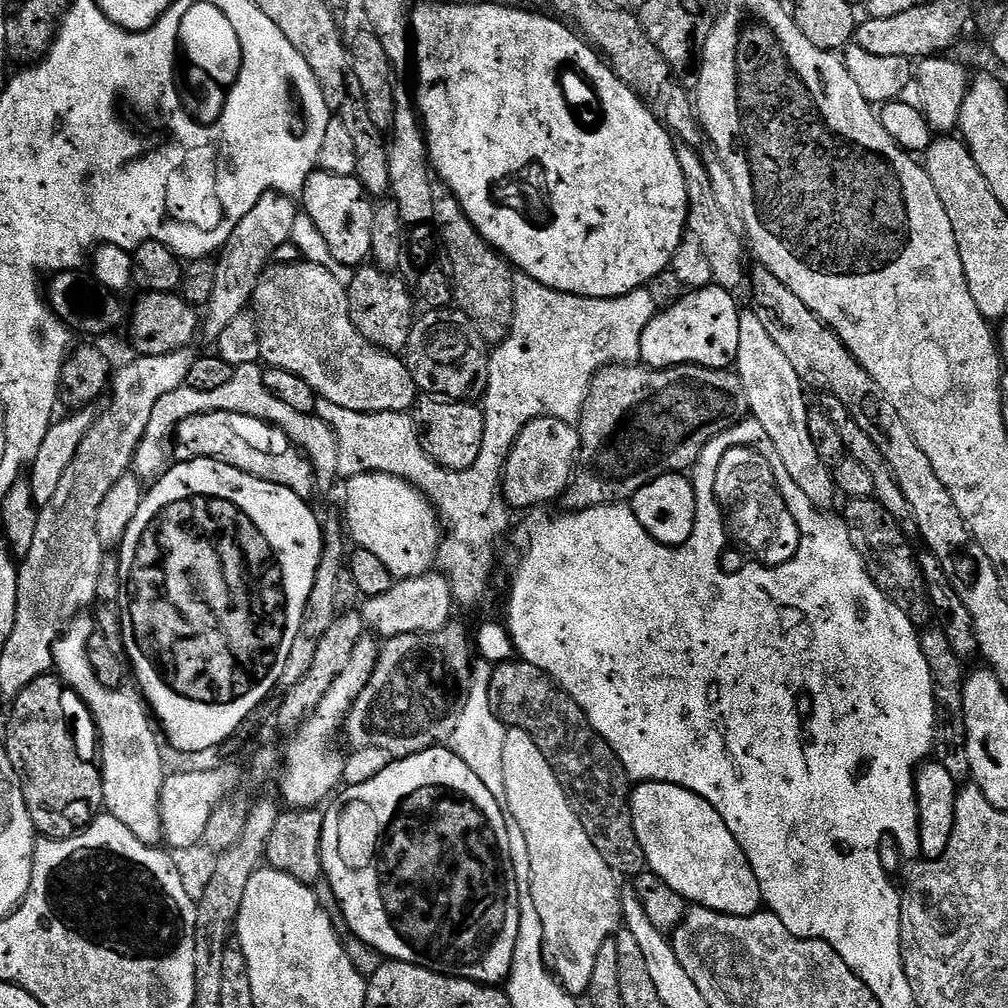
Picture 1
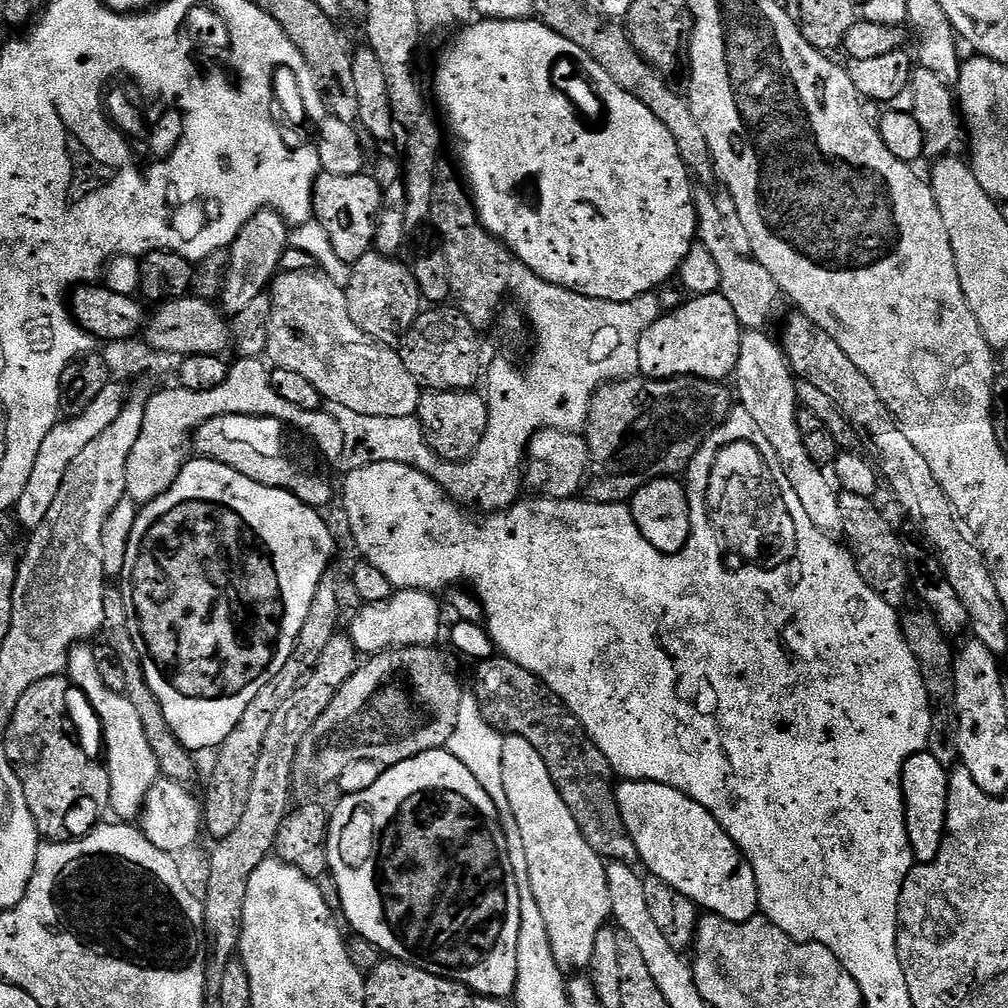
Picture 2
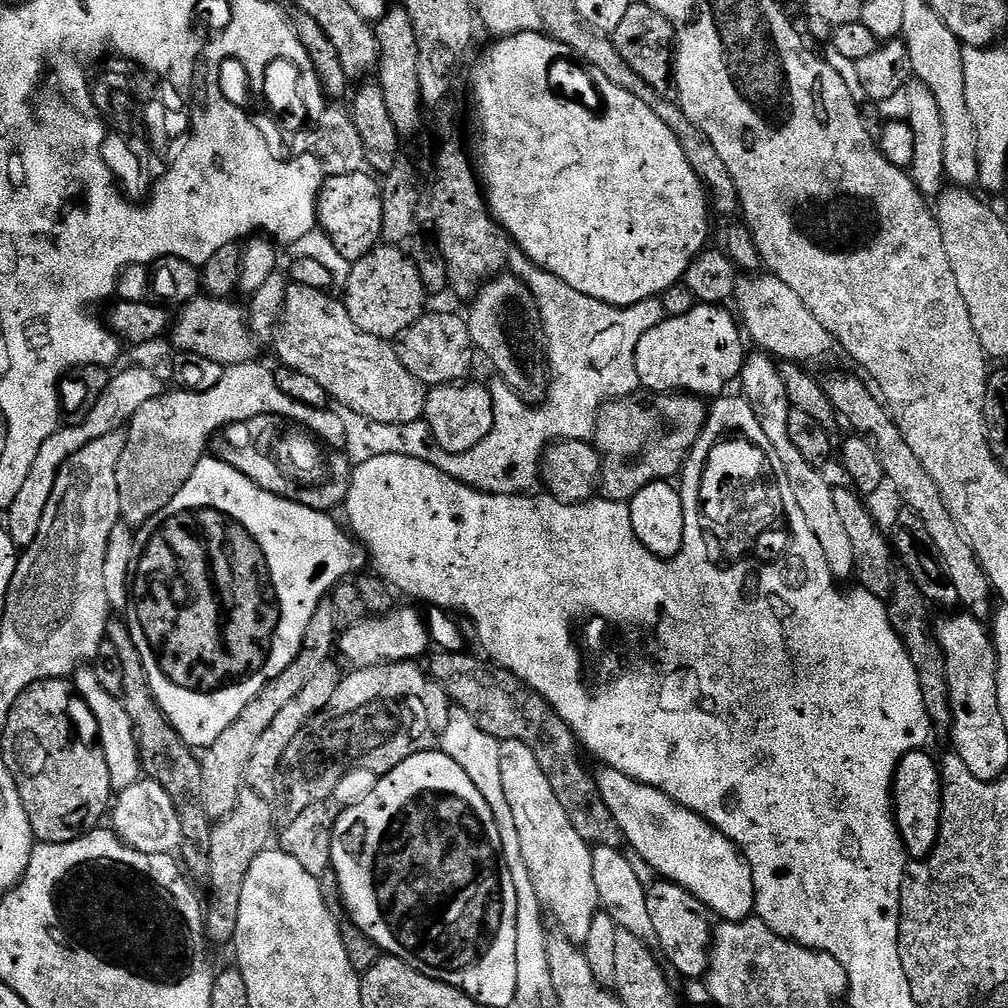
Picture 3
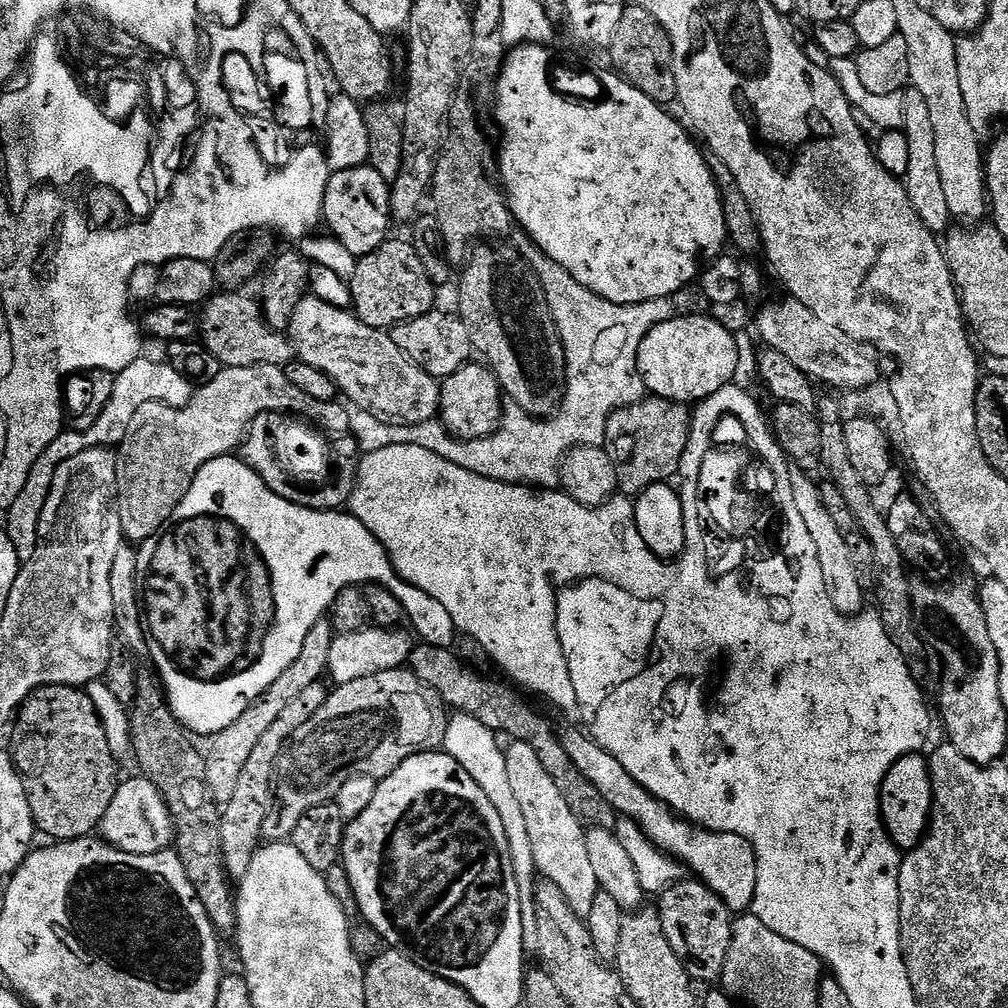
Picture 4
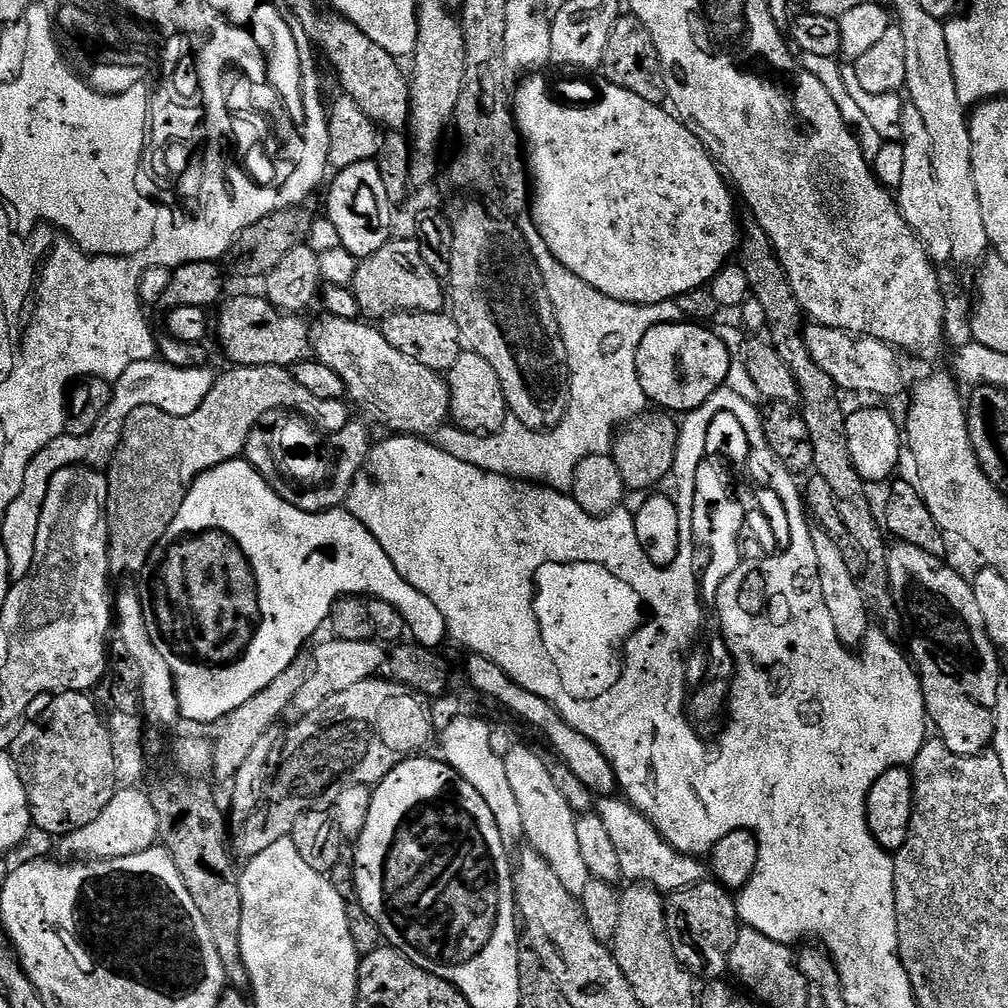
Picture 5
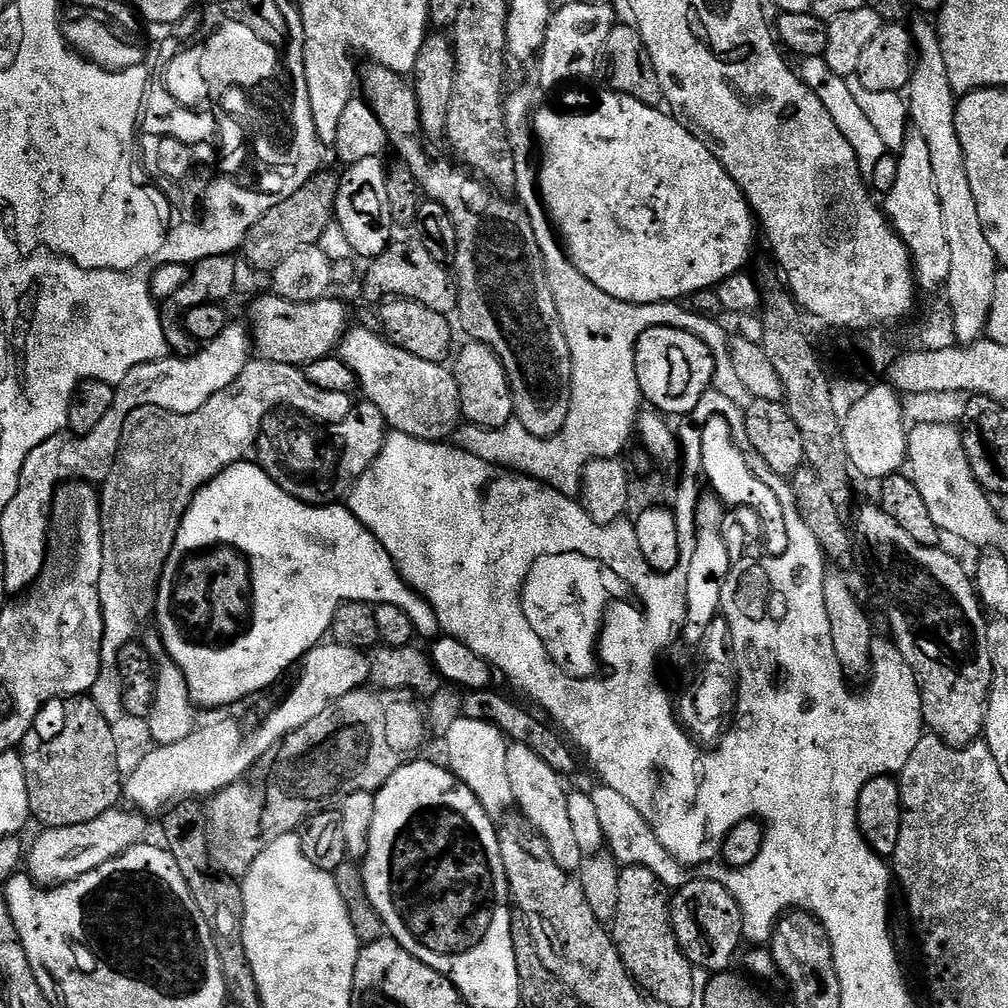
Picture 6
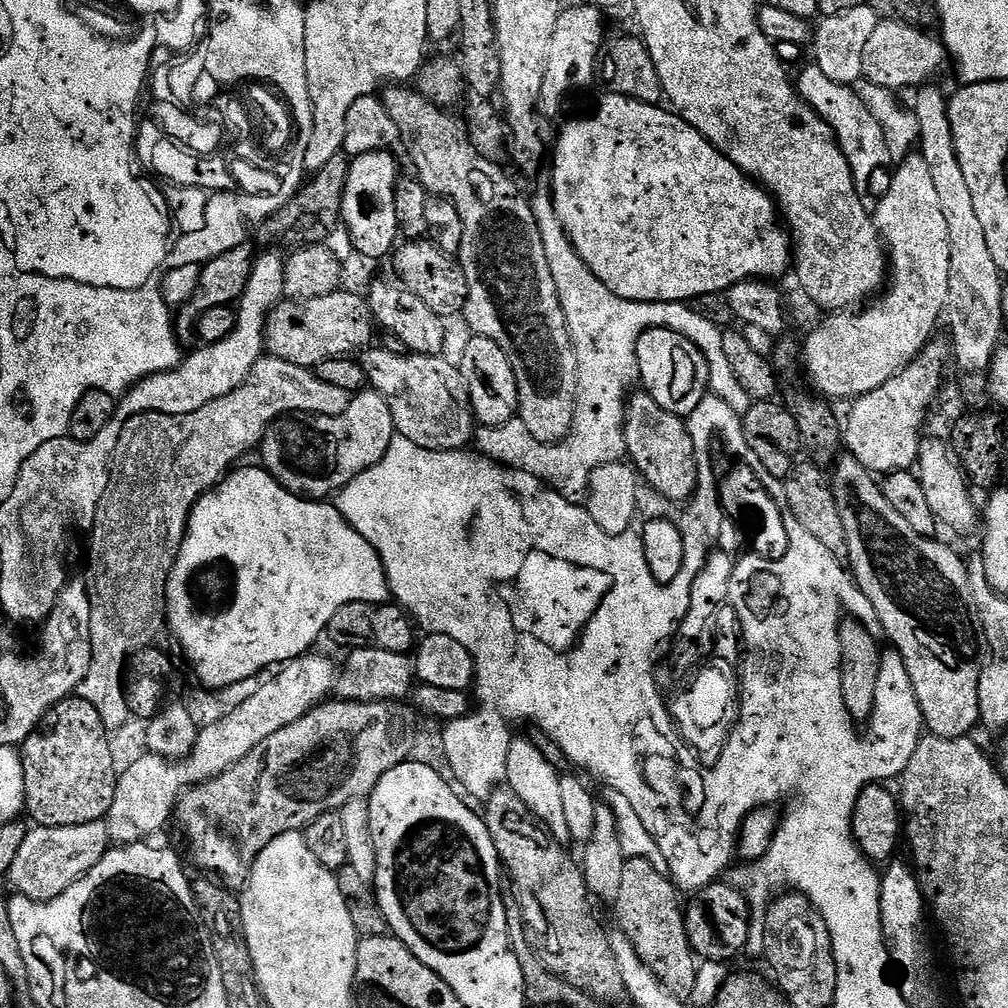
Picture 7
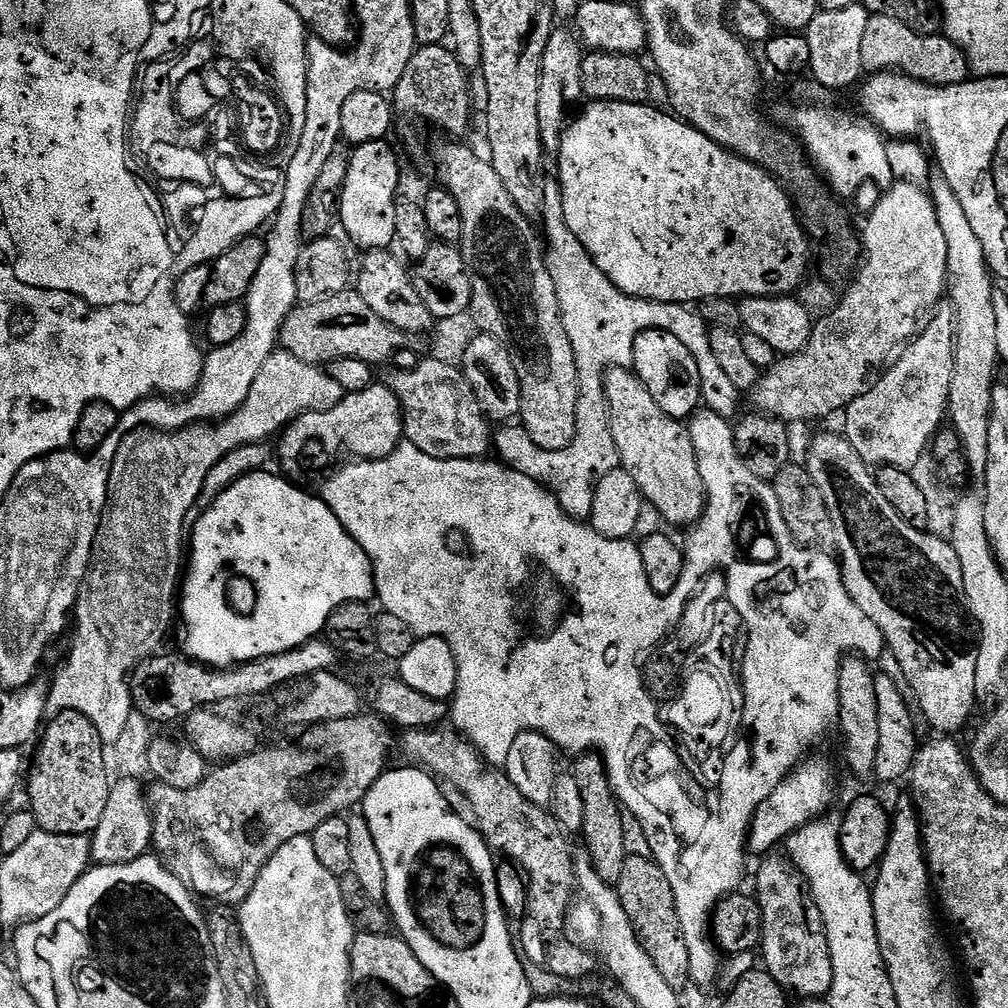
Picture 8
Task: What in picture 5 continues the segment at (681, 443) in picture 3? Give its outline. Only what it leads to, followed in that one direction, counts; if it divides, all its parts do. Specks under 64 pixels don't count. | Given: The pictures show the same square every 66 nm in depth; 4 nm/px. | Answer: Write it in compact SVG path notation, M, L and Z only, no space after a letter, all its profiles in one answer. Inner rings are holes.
M645 410L640 413L639 416L635 416L633 420L629 420L627 424L623 425L617 431L615 440L612 441L612 450L611 450L611 457L614 463L618 466L618 474L622 474L622 482L624 483L625 489L631 490L632 488L636 492L644 492L647 493L649 490L647 488L652 488L655 486L655 484L660 484L663 482L664 479L669 479L669 477L672 476L672 467L674 466L674 462L676 461L676 447L678 446L678 438L680 437L680 430L677 424L677 421L675 420L671 415L665 414L663 411L660 410Z

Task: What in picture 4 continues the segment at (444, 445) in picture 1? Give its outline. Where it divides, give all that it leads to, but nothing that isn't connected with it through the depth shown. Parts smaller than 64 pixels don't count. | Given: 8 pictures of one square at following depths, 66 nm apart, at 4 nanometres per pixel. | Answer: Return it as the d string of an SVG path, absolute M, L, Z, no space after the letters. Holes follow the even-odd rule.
M469 362L454 370L454 374L443 377L438 419L444 425L445 433L457 440L481 440L499 428L504 405L502 389L492 369L480 362Z

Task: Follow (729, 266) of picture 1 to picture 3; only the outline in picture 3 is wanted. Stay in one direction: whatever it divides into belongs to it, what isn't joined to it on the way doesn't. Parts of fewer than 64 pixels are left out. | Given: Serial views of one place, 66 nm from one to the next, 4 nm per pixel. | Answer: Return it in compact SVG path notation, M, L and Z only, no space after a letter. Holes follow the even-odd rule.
M741 275L736 282L735 304L735 311L742 321L747 339L752 339L760 347L757 349L761 353L777 361L813 366L819 360L826 359L832 351L837 351L838 345L830 330L826 330L826 326L822 326L822 322L818 322L818 318L810 314L802 298L798 298L798 294L794 294L794 290L790 290L790 286L786 286L786 282L782 282L777 276Z

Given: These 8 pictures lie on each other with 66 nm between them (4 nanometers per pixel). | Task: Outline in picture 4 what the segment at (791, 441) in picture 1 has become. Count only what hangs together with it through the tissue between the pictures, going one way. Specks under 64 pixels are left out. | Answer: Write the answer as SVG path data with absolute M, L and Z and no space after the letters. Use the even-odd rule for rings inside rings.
M790 471L790 490L794 490L794 507L802 514L802 523L806 526L806 534L814 542L814 550L818 550L818 566L822 566L822 582L826 582L826 594L830 594L830 602L834 602L834 610L844 616L857 616L865 611L864 588L860 585L862 573L852 561L850 546L845 529L834 519L820 497L820 484L812 481L807 472Z

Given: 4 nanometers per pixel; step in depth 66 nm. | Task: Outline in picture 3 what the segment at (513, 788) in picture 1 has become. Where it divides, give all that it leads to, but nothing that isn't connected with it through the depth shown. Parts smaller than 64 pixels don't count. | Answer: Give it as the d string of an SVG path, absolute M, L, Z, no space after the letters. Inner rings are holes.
M506 740L500 745L502 786L506 789L506 799L514 810L514 822L518 822L518 836L522 838L522 856L526 858L526 866L530 866L530 878L534 878L534 890L538 890L540 903L549 913L556 915L560 923L559 931L575 944L583 945L590 934L590 926L594 926L594 918L601 911L602 905L598 896L598 886L594 884L594 862L592 848L574 830L562 802L558 802L558 794L554 794L554 786L550 786L550 778L538 766L538 758L534 758L534 750L517 740Z

